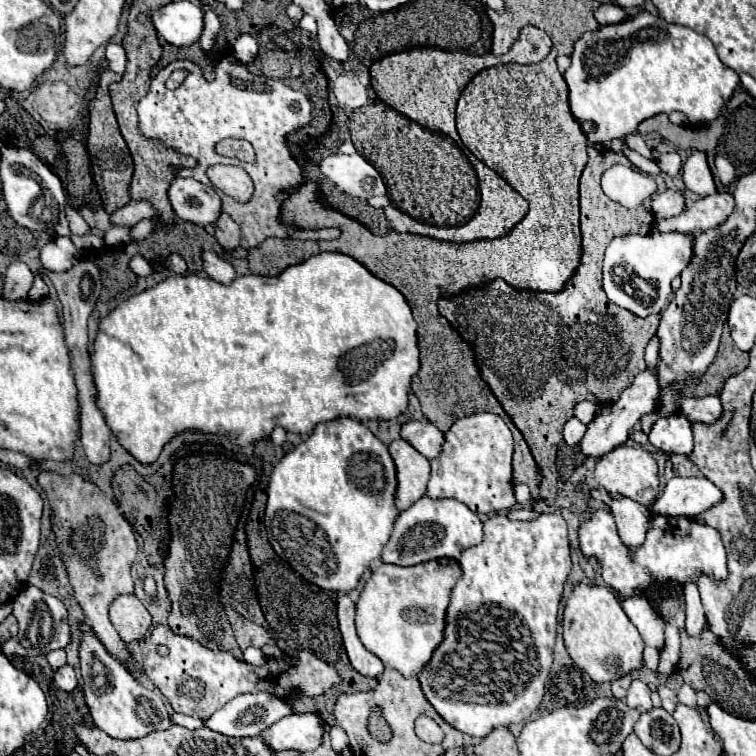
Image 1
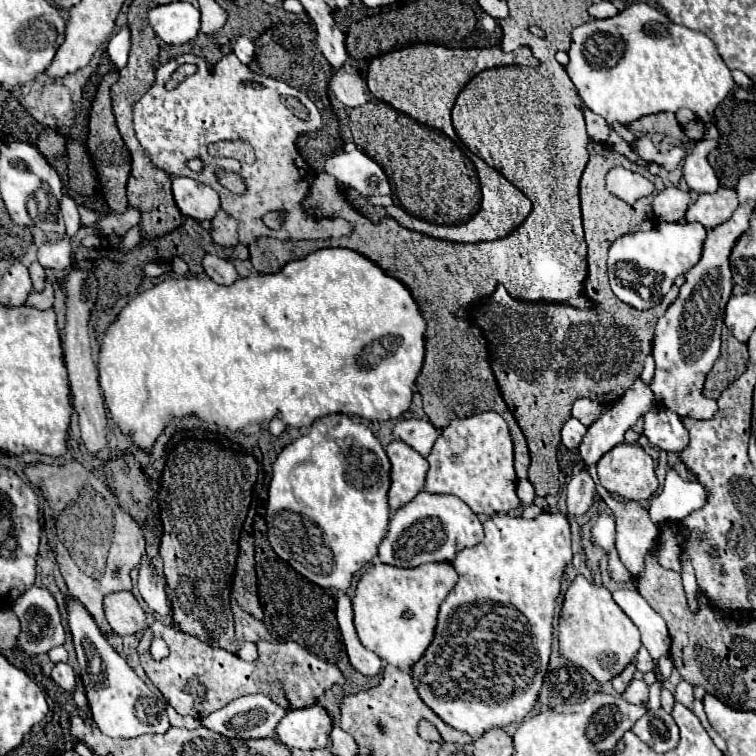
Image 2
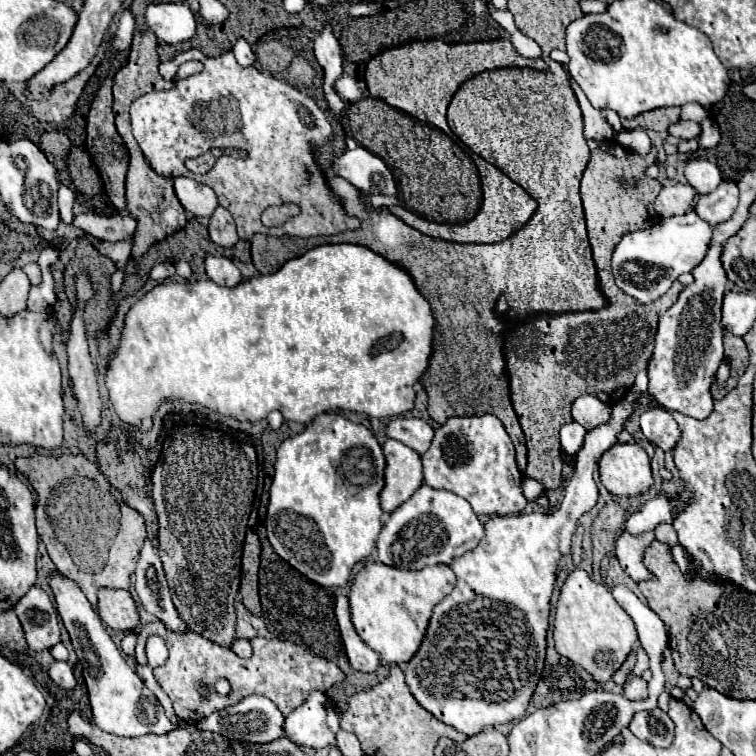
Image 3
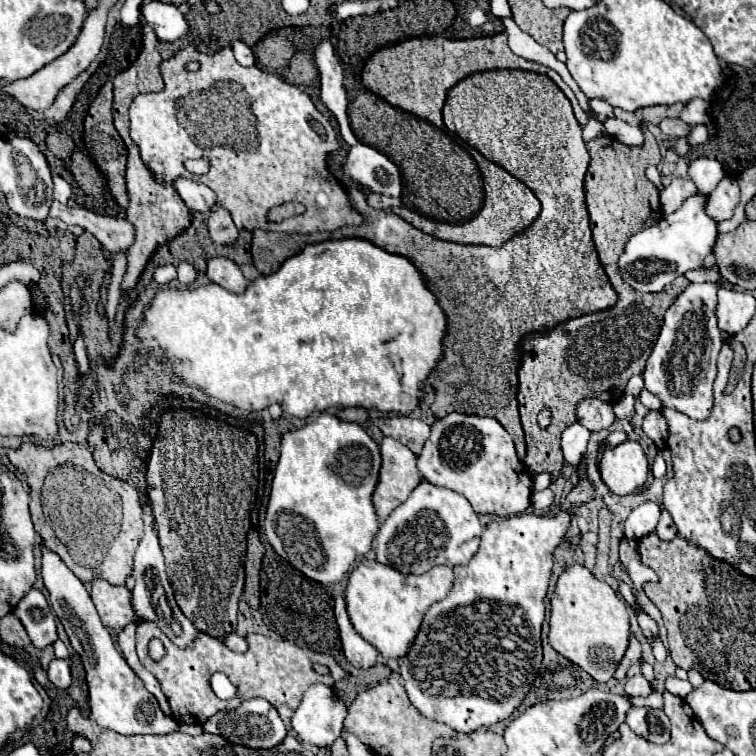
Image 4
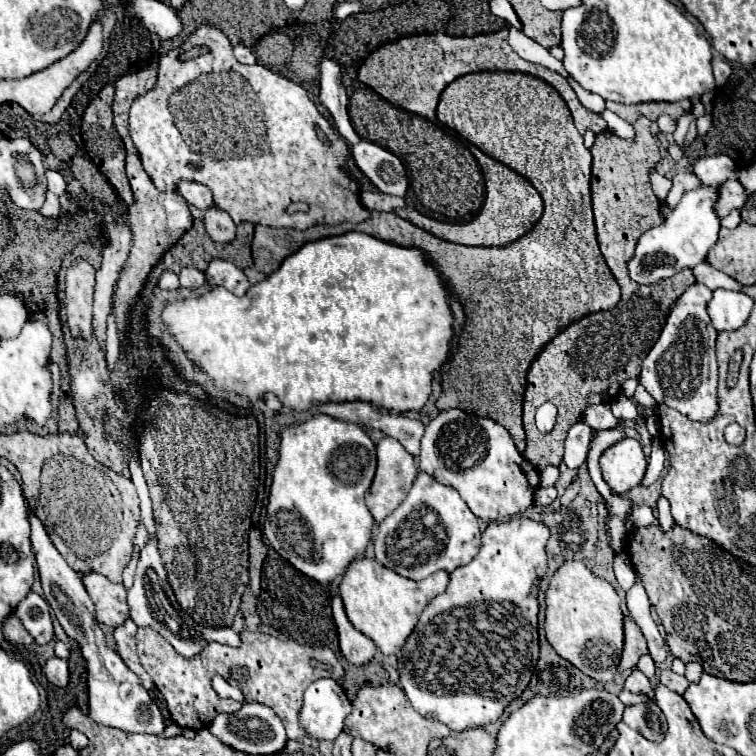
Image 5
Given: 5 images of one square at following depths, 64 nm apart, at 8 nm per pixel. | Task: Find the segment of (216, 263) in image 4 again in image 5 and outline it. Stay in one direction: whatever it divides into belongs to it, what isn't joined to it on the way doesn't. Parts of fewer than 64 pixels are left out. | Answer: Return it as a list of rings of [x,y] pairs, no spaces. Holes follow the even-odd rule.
[[[212,260],[206,270],[206,280],[212,286],[222,286],[236,296],[244,296],[250,288],[246,274],[228,260]]]

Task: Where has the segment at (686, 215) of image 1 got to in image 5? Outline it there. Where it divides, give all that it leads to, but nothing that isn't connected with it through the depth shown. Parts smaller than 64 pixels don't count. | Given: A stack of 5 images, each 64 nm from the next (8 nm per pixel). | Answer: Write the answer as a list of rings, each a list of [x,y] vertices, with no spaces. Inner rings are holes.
[[[726,180],[720,186],[720,198],[716,202],[716,212],[720,218],[724,218],[728,212],[742,208],[746,204],[748,196],[746,190],[742,188],[742,184],[738,180]]]

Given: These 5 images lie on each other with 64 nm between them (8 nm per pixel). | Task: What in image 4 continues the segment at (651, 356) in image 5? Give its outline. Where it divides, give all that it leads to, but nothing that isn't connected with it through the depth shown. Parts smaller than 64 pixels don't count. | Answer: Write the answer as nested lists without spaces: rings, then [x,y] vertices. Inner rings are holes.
[[[690,284],[666,310],[656,346],[646,362],[644,386],[656,394],[664,408],[674,408],[694,420],[706,420],[714,406],[712,384],[716,378],[716,358],[724,334],[716,326],[716,284]]]

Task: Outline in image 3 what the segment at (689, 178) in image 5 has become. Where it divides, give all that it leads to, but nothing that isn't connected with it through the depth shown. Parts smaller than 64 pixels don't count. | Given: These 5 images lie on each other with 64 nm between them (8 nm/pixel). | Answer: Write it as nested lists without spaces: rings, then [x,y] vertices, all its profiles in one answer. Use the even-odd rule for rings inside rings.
[[[670,184],[664,186],[656,198],[656,212],[664,218],[674,214],[684,214],[694,204],[696,190],[690,184]]]

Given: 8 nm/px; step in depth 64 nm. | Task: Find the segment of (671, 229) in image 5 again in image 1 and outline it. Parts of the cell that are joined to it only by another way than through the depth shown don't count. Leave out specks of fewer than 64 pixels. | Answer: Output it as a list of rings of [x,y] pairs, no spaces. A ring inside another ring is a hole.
[[[658,232],[620,236],[610,242],[604,256],[604,292],[610,302],[644,318],[654,312],[662,312],[672,294],[670,282],[694,258],[694,234],[682,232]]]

